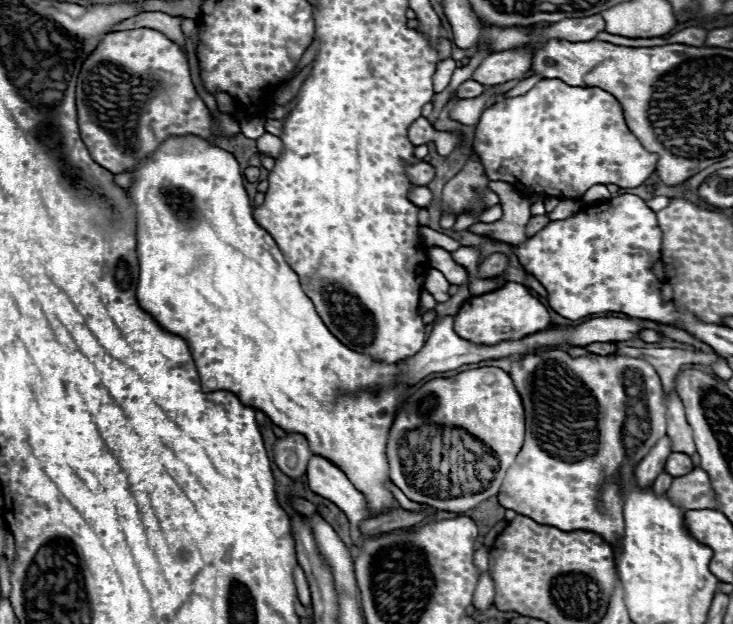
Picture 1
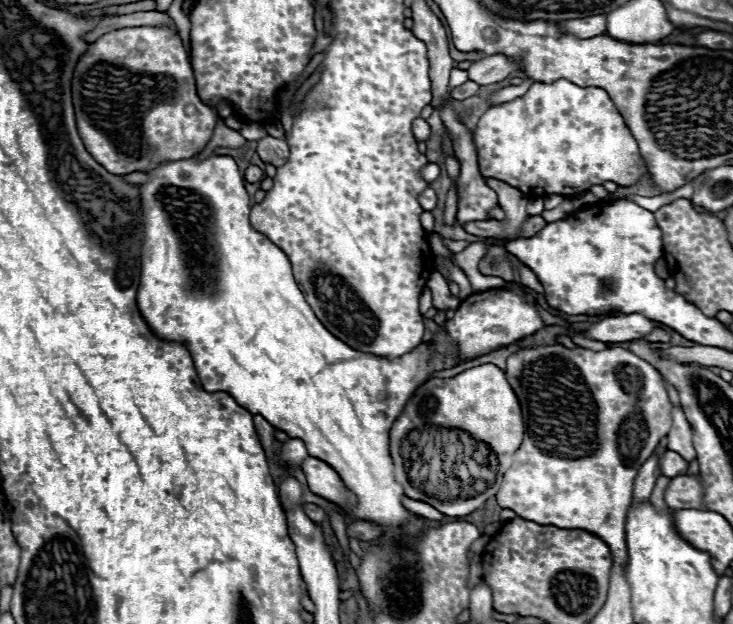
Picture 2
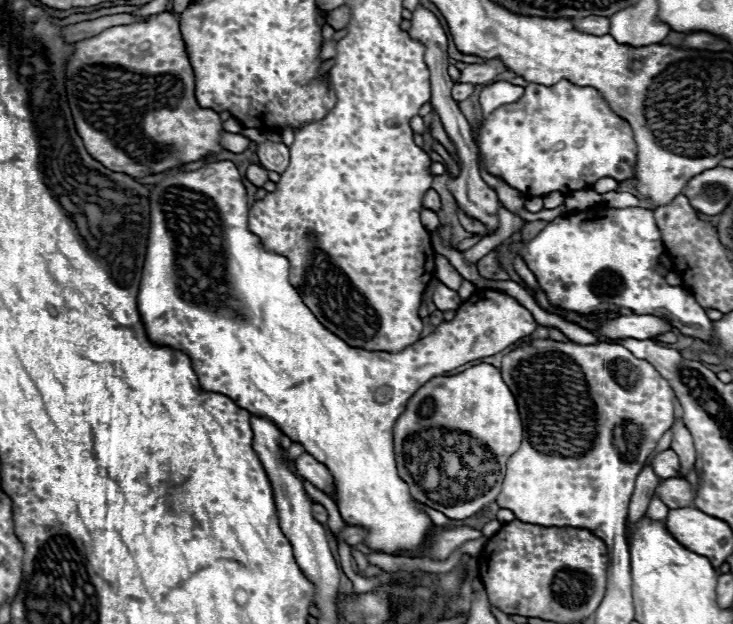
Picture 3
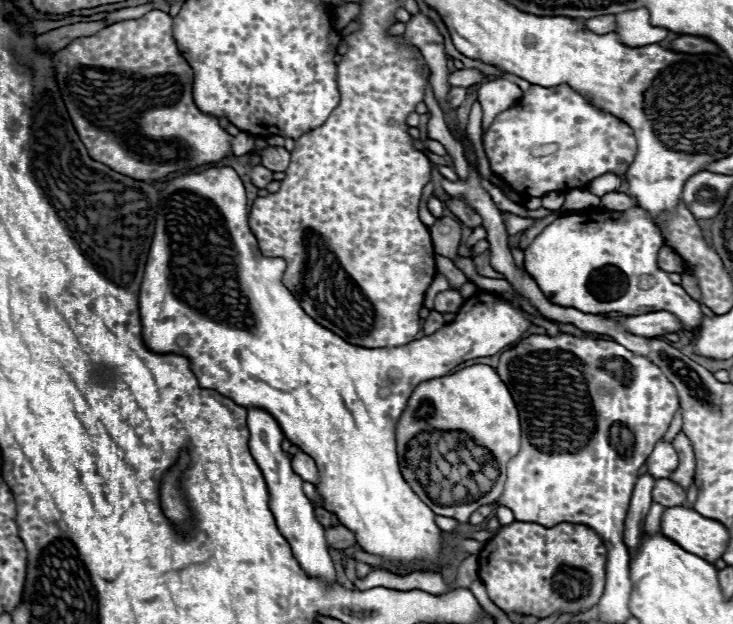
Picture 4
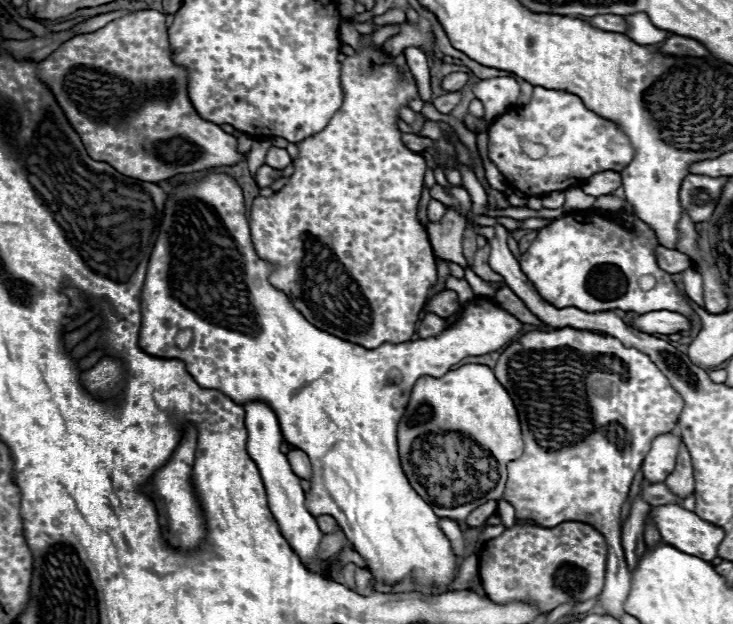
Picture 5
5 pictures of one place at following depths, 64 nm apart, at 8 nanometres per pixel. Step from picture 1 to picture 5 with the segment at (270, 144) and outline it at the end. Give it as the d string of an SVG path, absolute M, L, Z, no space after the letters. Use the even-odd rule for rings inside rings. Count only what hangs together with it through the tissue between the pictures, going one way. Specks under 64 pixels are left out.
M270 148L268 154L266 154L266 164L276 168L276 170L284 170L286 166L292 164L292 158L288 156L288 152L284 148Z

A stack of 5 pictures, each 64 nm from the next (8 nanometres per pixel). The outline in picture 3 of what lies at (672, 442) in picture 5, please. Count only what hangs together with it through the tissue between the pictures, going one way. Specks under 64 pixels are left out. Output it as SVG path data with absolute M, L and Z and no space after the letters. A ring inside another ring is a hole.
M664 450L656 454L656 458L650 464L660 478L676 478L676 474L680 474L680 460L674 450Z

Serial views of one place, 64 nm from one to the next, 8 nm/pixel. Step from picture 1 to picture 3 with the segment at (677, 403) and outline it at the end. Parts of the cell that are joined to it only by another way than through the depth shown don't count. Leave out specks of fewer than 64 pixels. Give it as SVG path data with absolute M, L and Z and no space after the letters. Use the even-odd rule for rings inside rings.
M682 420L674 422L672 432L674 434L672 434L672 446L670 448L680 456L680 464L682 464L680 474L686 476L688 470L694 466L694 458L696 458L694 446L692 446L692 436L690 436L690 432L688 432L688 428L686 428L686 424Z

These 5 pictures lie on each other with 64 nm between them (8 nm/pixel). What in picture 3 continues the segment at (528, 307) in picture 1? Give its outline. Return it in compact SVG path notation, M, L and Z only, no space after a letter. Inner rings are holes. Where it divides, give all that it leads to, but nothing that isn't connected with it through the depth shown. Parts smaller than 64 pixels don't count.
M220 160L220 162L210 162L206 166L200 166L198 170L190 170L184 172L184 166L176 166L170 168L166 172L162 172L162 180L152 184L150 188L150 232L148 232L148 246L146 246L146 260L144 260L144 270L142 270L142 282L140 282L140 292L138 292L138 310L142 316L142 322L146 326L146 332L150 336L150 340L154 344L160 346L172 346L178 348L182 352L186 352L192 358L192 368L198 374L200 386L208 392L220 392L230 396L240 408L246 408L248 412L268 418L270 422L274 422L292 442L300 442L308 454L312 454L318 462L326 464L332 478L334 478L334 502L338 504L338 510L344 518L346 524L350 526L362 526L368 530L368 538L366 538L366 546L378 552L386 552L386 554L398 554L398 552L414 552L418 550L428 534L430 534L430 524L432 520L418 510L416 500L408 494L408 484L404 480L398 478L396 472L396 460L394 460L394 448L392 448L392 426L398 418L398 414L404 412L406 402L412 398L412 394L424 384L428 382L432 376L442 376L448 370L454 370L466 362L484 358L484 356L492 356L500 350L504 350L506 346L514 344L516 340L530 336L536 328L538 322L534 320L534 316L530 314L530 310L526 310L516 298L500 292L500 290L476 290L458 310L456 316L450 322L442 322L434 334L422 338L420 342L408 346L406 350L398 352L398 354L388 354L388 352L370 352L370 350L360 350L360 348L352 348L348 346L344 340L336 338L330 330L326 330L316 316L308 310L308 306L302 302L298 290L290 284L288 280L288 258L276 252L270 252L262 246L262 240L252 234L248 230L248 198L246 198L246 188L242 184L242 176L238 172L238 168L234 166L234 162L230 160Z

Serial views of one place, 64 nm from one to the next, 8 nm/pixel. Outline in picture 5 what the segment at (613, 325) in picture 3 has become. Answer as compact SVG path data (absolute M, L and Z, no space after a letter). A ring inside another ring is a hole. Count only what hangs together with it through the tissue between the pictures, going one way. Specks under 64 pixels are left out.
M670 310L646 312L634 318L630 326L644 334L676 334L682 330L690 330L690 322L682 314L676 314Z

